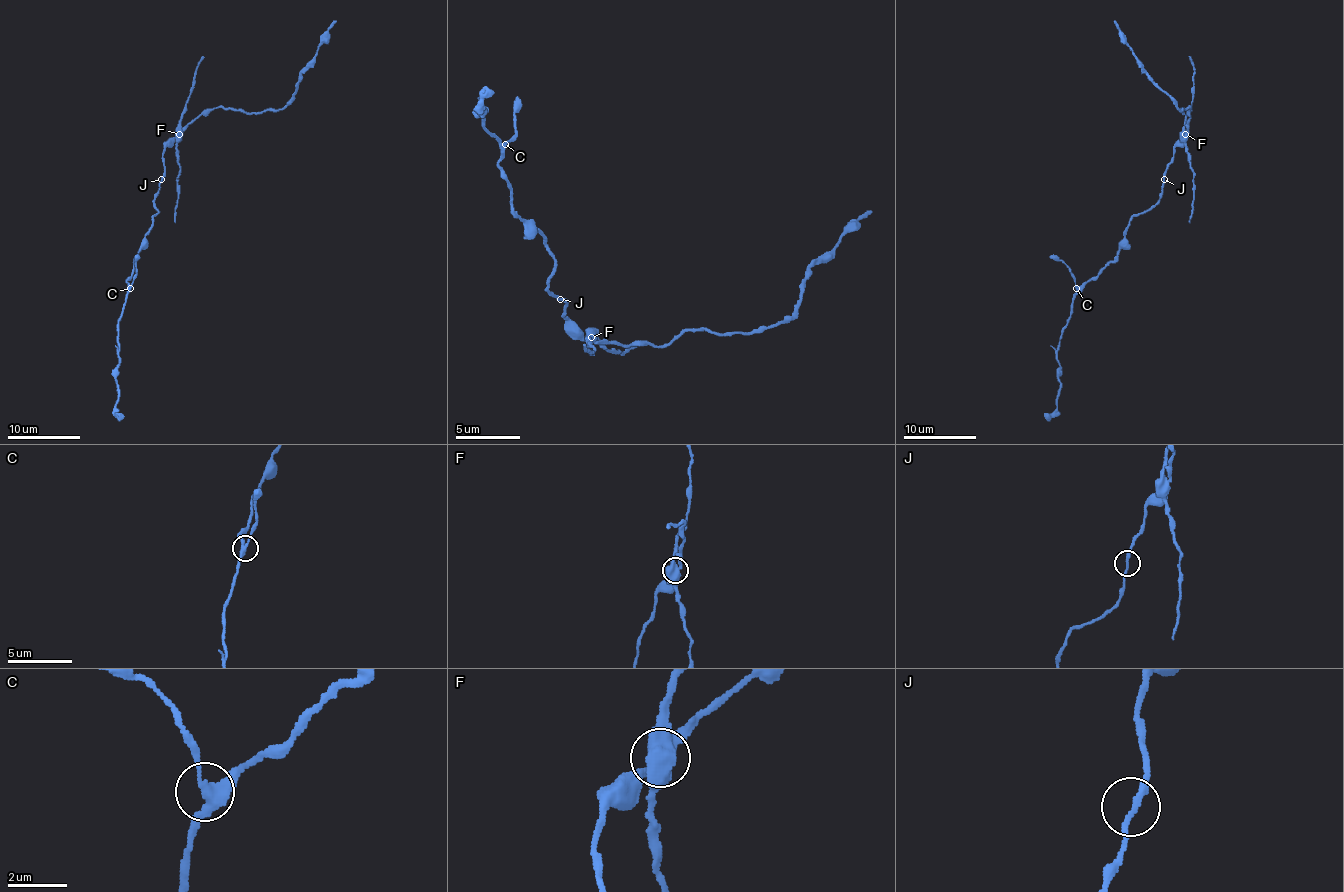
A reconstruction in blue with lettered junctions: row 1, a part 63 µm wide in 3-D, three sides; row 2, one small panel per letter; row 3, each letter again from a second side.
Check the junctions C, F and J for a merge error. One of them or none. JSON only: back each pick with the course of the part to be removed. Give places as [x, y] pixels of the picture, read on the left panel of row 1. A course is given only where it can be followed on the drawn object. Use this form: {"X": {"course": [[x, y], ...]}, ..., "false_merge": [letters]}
{"F": {"course": [[179, 134], [175, 223]]}, "false_merge": ["F"]}

